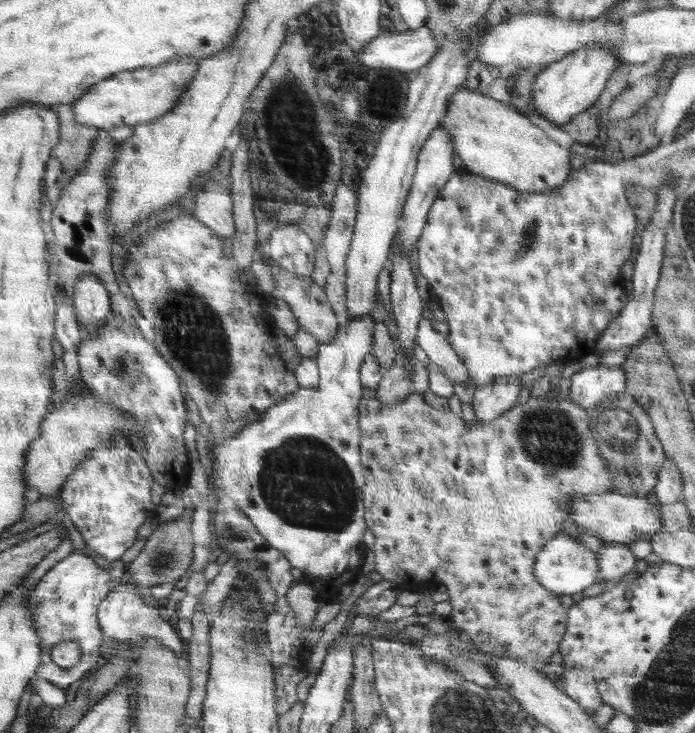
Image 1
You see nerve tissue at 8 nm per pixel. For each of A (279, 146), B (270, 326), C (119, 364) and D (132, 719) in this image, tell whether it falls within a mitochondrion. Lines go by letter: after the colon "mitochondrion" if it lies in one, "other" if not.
A: mitochondrion
B: other
C: mitochondrion
D: other

